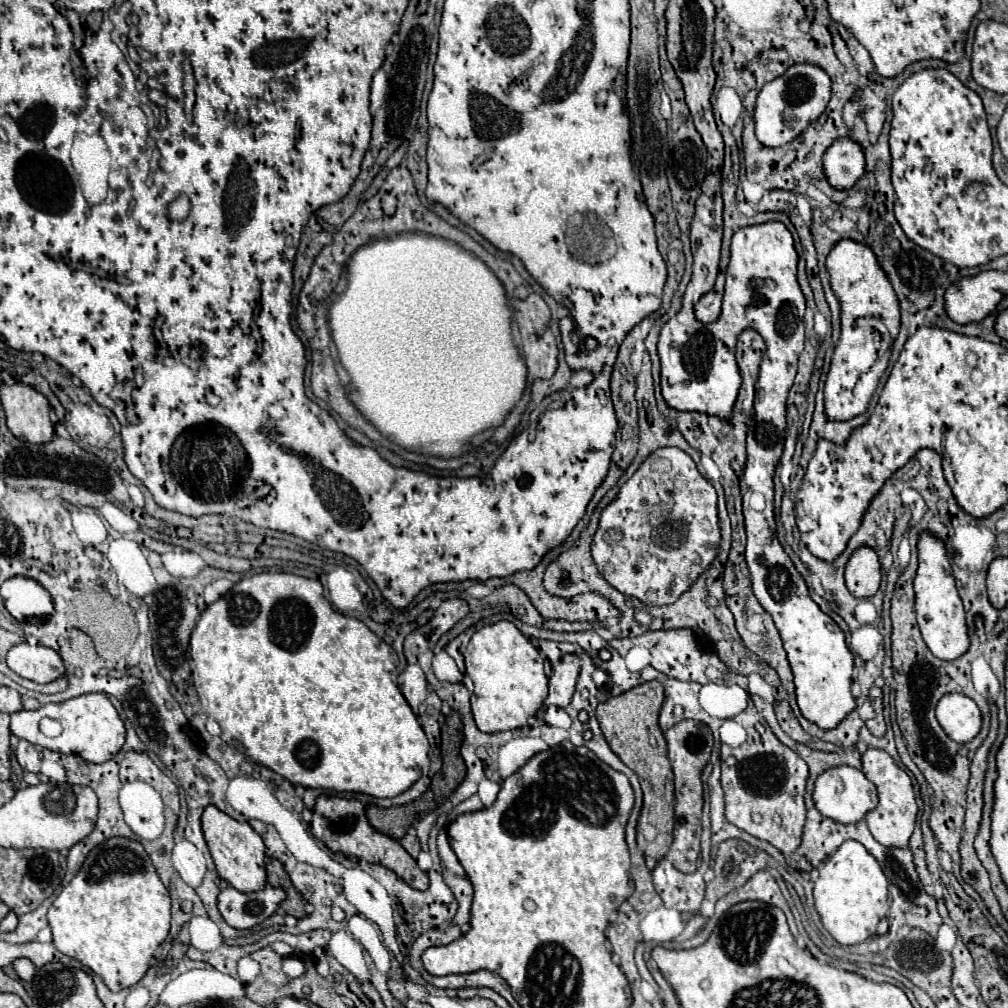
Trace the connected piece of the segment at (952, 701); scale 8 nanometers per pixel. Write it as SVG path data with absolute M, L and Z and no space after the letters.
M958 692L944 694L938 700L936 718L942 730L954 742L960 742L960 744L970 742L980 732L980 726L982 726L982 718L976 702Z

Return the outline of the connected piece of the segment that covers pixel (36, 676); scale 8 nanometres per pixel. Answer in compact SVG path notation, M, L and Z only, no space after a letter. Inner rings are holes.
M28 642L16 644L8 652L8 666L20 674L22 678L28 678L38 684L48 684L58 680L62 674L66 674L66 666L62 656L46 646L30 646Z

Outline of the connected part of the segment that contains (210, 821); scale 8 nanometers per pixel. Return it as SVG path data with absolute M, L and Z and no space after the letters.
M208 806L202 814L202 832L220 878L224 878L240 892L256 892L266 886L264 842L248 822L238 822L222 810L218 810L216 806Z

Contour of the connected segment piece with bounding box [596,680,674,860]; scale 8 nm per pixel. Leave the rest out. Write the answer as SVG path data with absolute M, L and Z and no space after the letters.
M656 680L644 682L620 696L598 704L596 718L602 734L614 754L630 768L640 780L643 806L637 821L636 842L646 857L662 860L672 844L674 828L674 800L672 800L672 768L668 762L668 750L664 734L658 726L658 714L664 702L664 686Z

